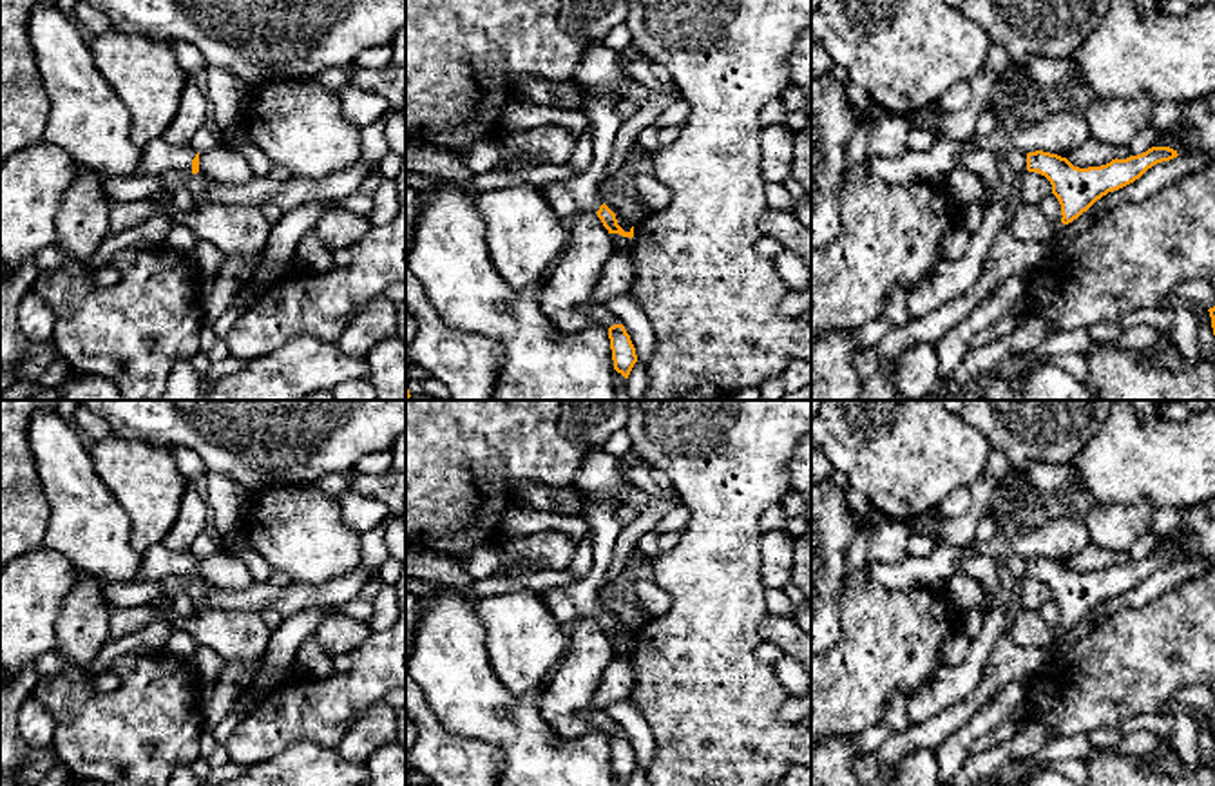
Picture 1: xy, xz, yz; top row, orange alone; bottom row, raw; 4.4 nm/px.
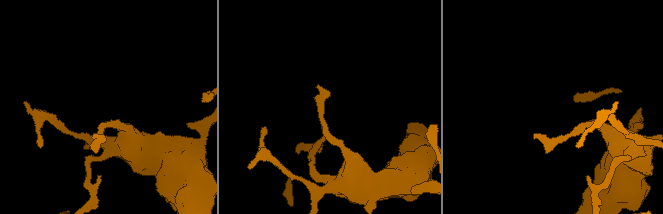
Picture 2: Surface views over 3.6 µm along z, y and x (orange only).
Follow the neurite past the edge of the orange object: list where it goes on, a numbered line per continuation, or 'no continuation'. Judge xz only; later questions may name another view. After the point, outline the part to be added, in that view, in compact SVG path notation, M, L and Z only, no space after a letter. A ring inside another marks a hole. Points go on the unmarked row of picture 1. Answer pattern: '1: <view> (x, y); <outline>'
1: xz (580, 598); M616 491L587 493L581 516L594 532L592 569L578 581L552 587L540 594L543 605L560 621L598 618L603 610L598 592L612 561L614 547L623 525L616 518L616 505L625 503Z

